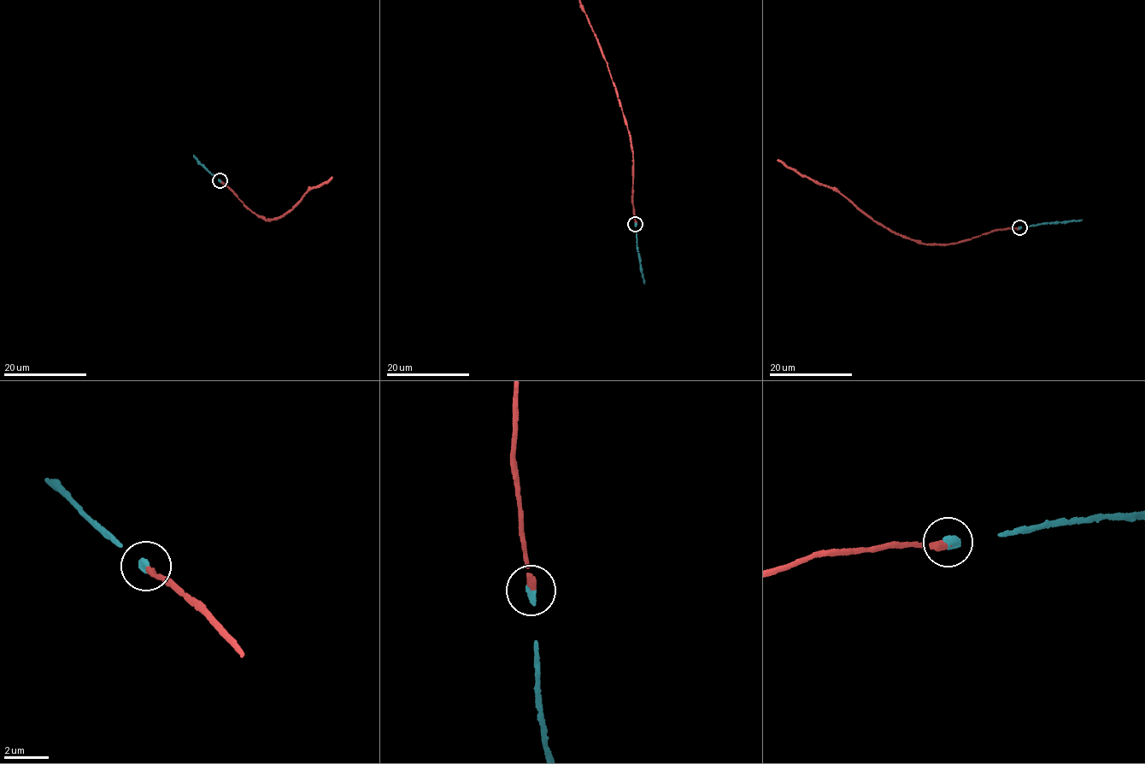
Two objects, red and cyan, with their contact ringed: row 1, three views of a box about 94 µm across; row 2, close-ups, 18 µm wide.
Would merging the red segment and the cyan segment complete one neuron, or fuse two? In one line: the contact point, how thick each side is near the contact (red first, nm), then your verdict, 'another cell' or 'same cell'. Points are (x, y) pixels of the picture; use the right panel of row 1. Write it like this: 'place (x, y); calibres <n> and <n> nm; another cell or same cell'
place (1019, 227); calibres 240 and 300 nm; same cell

